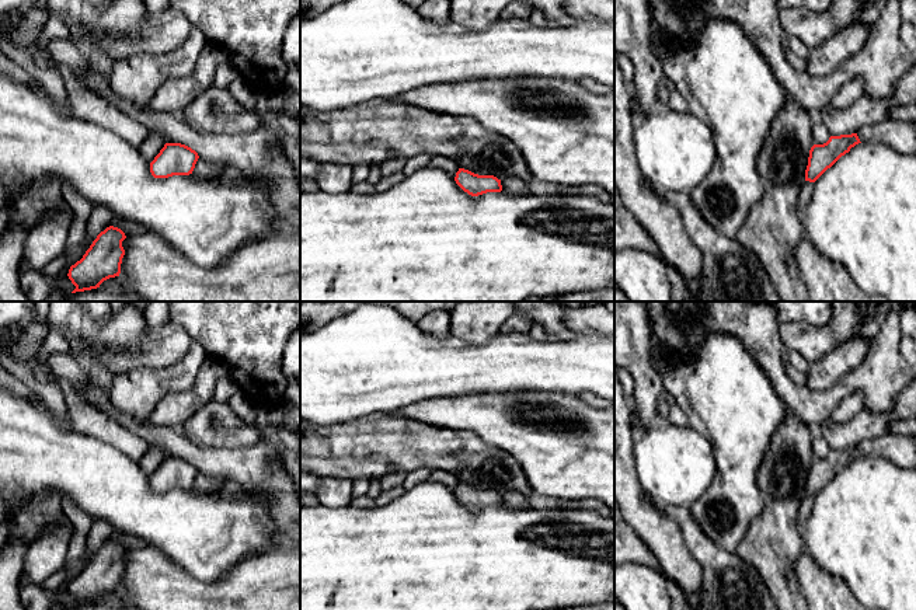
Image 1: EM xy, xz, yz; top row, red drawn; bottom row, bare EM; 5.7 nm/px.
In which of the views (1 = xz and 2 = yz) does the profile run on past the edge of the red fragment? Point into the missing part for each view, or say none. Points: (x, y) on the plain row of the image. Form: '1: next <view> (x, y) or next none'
1: next none
2: next yz (901, 450)

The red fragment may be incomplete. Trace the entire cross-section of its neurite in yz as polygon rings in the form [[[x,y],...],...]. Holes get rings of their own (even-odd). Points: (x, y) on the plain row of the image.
[[[887,433],[877,439],[858,443],[851,449],[830,450],[823,459],[814,459],[809,464],[805,495],[815,496],[828,482],[858,457],[864,456],[885,457],[901,467],[916,467],[916,438]]]

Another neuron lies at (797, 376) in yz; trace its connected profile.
[[[784,363],[784,370],[787,376],[797,384],[805,386],[807,384],[807,374],[797,370],[791,363]]]

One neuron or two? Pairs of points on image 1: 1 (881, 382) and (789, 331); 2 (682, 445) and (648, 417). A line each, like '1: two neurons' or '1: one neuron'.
1: two neurons
2: two neurons

